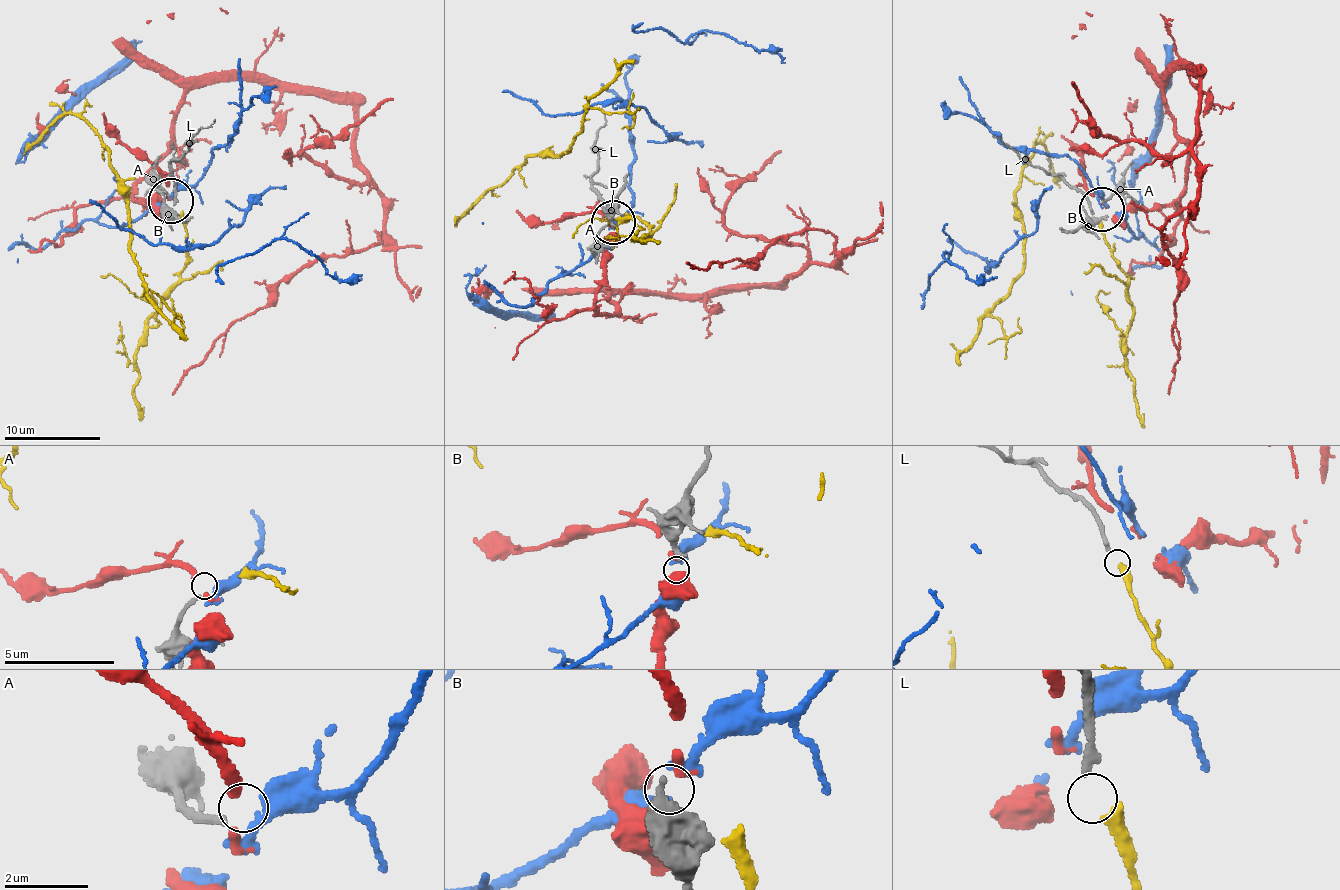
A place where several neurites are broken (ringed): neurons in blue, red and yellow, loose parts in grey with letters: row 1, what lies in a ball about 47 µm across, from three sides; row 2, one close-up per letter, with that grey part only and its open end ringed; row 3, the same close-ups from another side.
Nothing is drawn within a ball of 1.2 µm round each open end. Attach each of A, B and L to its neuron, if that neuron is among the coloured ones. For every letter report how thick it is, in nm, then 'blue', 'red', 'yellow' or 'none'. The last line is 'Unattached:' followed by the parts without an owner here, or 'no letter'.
A: 190 nm thick; none
B: 280 nm thick; none
L: 190 nm thick; yellow
Unattached: A, B

